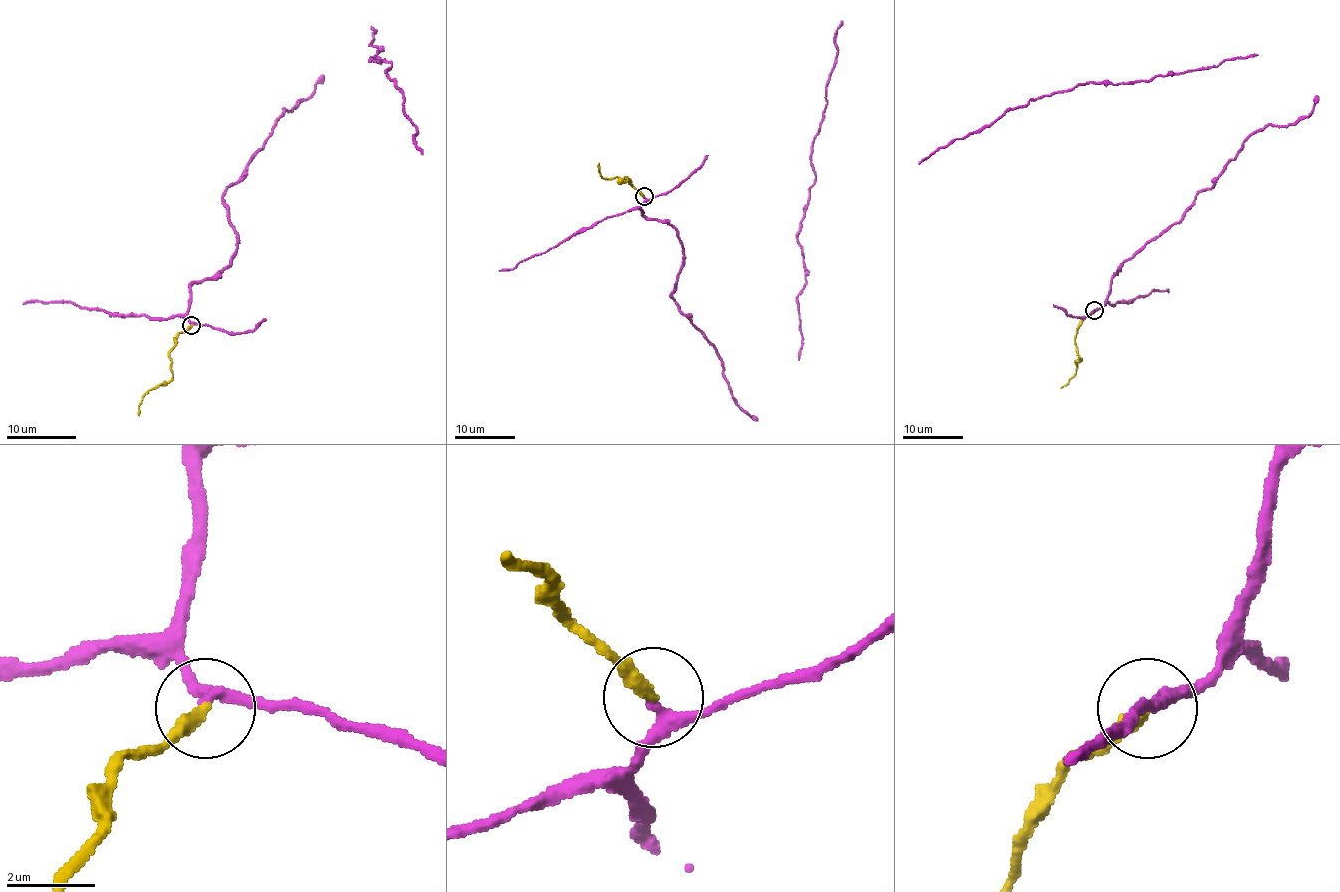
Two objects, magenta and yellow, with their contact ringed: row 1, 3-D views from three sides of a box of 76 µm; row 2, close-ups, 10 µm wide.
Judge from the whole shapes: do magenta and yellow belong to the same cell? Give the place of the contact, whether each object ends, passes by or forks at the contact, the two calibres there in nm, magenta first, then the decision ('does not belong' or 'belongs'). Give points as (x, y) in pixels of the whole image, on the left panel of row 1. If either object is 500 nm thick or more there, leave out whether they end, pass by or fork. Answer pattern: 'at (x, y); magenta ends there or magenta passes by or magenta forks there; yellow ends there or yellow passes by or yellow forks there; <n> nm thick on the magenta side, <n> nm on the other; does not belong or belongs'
at (191, 325); magenta passes by; yellow ends there; 240 nm thick on the magenta side, 320 nm on the other; belongs

